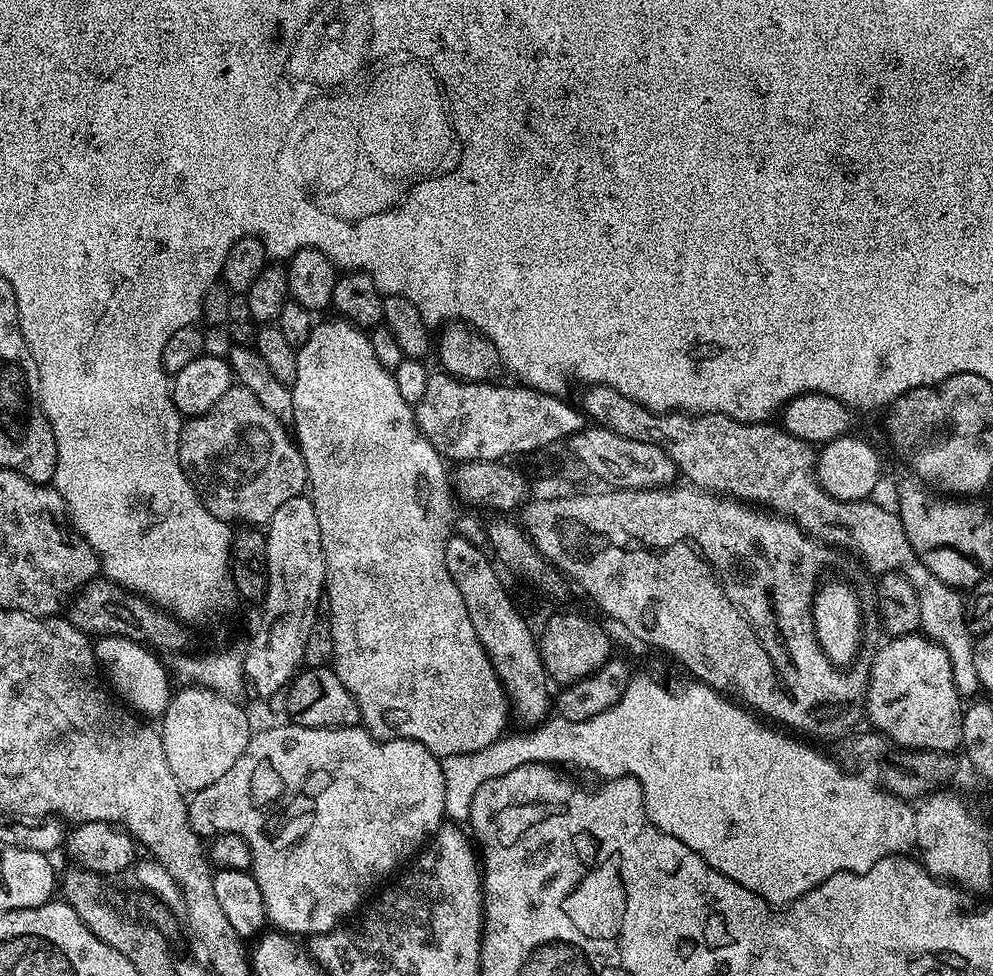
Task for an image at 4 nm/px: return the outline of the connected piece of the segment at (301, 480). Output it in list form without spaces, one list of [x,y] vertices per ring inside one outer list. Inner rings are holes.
[[[232,386],[211,410],[191,417],[181,427],[178,451],[180,465],[192,483],[200,487],[200,499],[208,512],[220,520],[241,520],[239,523],[244,526],[267,525],[268,520],[274,518],[274,510],[278,510],[282,502],[290,502],[290,498],[301,495],[309,483],[304,459],[289,429],[262,406],[250,390],[239,386]]]

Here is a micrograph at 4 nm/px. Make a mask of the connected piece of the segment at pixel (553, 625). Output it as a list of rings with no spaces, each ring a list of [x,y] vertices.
[[[568,610],[557,611],[560,612],[557,616],[550,617],[544,633],[538,636],[540,661],[544,664],[547,679],[553,685],[556,683],[556,686],[567,686],[586,678],[613,655],[612,644],[602,625],[595,624],[590,617],[580,612],[564,611]]]

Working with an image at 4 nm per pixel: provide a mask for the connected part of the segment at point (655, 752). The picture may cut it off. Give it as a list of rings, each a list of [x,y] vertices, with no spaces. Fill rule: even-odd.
[[[636,674],[628,681],[622,698],[618,698],[618,702],[614,702],[614,706],[610,706],[610,710],[602,710],[602,714],[594,714],[594,718],[586,718],[586,722],[570,722],[566,718],[553,715],[547,722],[525,731],[528,732],[525,736],[508,734],[477,752],[443,757],[440,760],[440,769],[444,779],[444,810],[449,821],[467,821],[468,807],[472,804],[476,791],[486,782],[490,782],[502,774],[510,774],[510,770],[518,770],[518,766],[523,764],[550,764],[563,766],[565,769],[581,768],[584,772],[593,772],[594,775],[601,776],[599,779],[604,782],[616,780],[620,776],[632,776],[640,784],[644,795],[644,810],[648,814],[648,819],[659,832],[665,832],[678,838],[678,842],[690,846],[690,850],[694,850],[694,854],[701,856],[714,870],[718,870],[738,886],[750,890],[755,896],[761,896],[770,906],[793,904],[797,898],[805,896],[807,892],[814,890],[822,882],[826,882],[826,878],[839,872],[862,874],[866,870],[870,870],[870,866],[874,866],[874,862],[878,862],[882,858],[902,856],[913,851],[916,843],[916,814],[909,801],[893,796],[892,793],[880,787],[879,783],[869,779],[867,775],[857,774],[855,771],[841,766],[835,759],[827,760],[822,753],[815,752],[814,749],[807,748],[806,745],[799,744],[798,741],[791,740],[788,736],[783,736],[783,734],[788,735],[783,731],[780,731],[781,733],[771,732],[770,729],[763,728],[754,719],[756,718],[749,711],[709,688],[707,684],[692,682],[689,688],[680,688],[675,692],[674,689],[659,684],[652,676]]]

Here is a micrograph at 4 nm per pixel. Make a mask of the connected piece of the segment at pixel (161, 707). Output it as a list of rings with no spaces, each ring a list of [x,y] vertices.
[[[102,636],[95,641],[94,651],[96,663],[102,669],[111,691],[133,713],[144,718],[163,717],[166,706],[172,701],[174,688],[168,685],[168,672],[153,649],[125,636]]]

